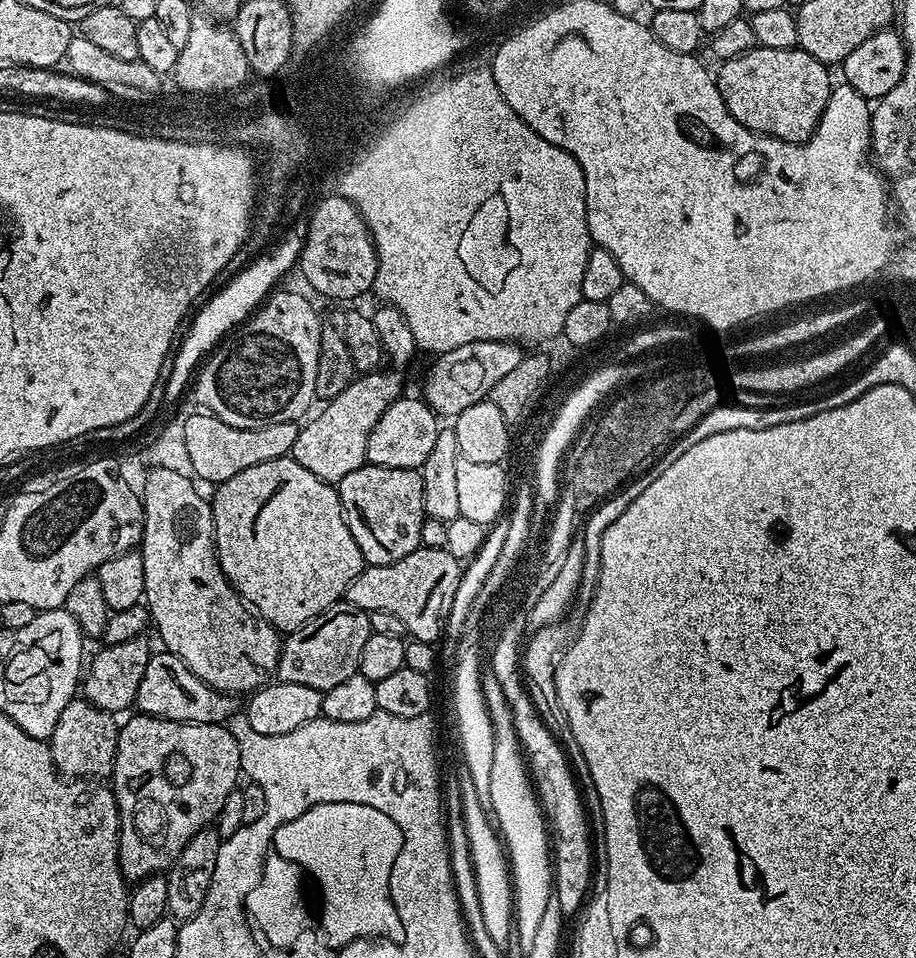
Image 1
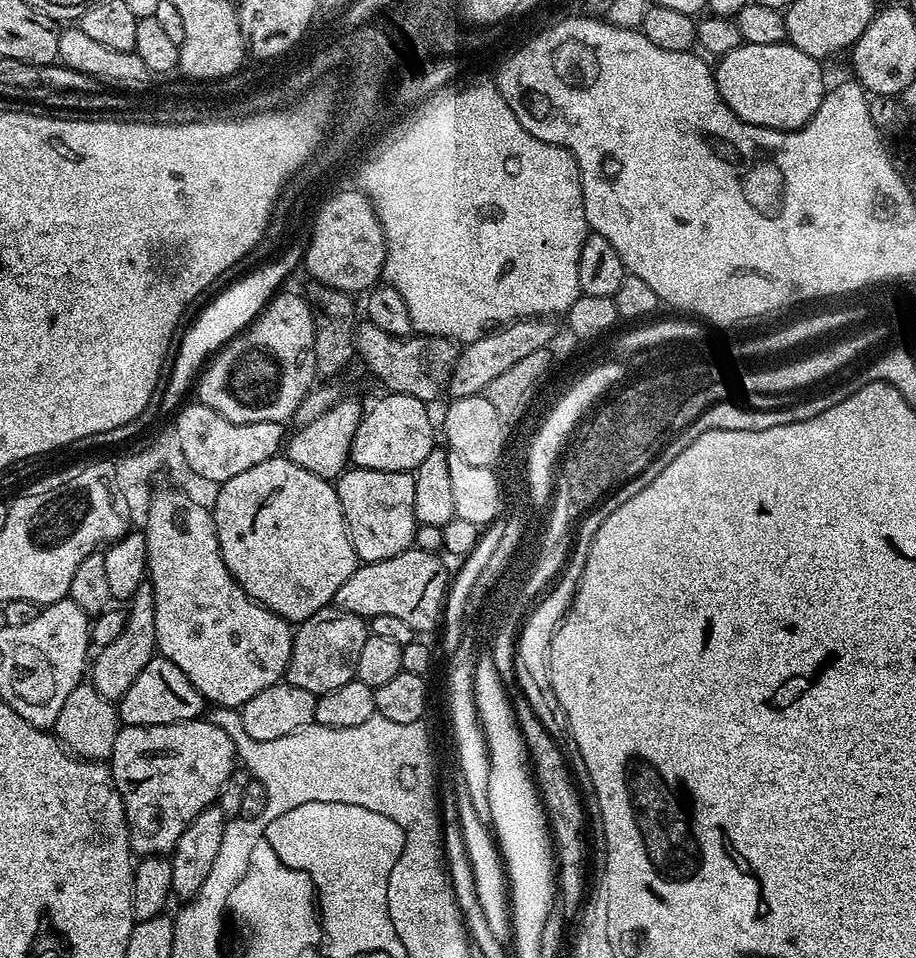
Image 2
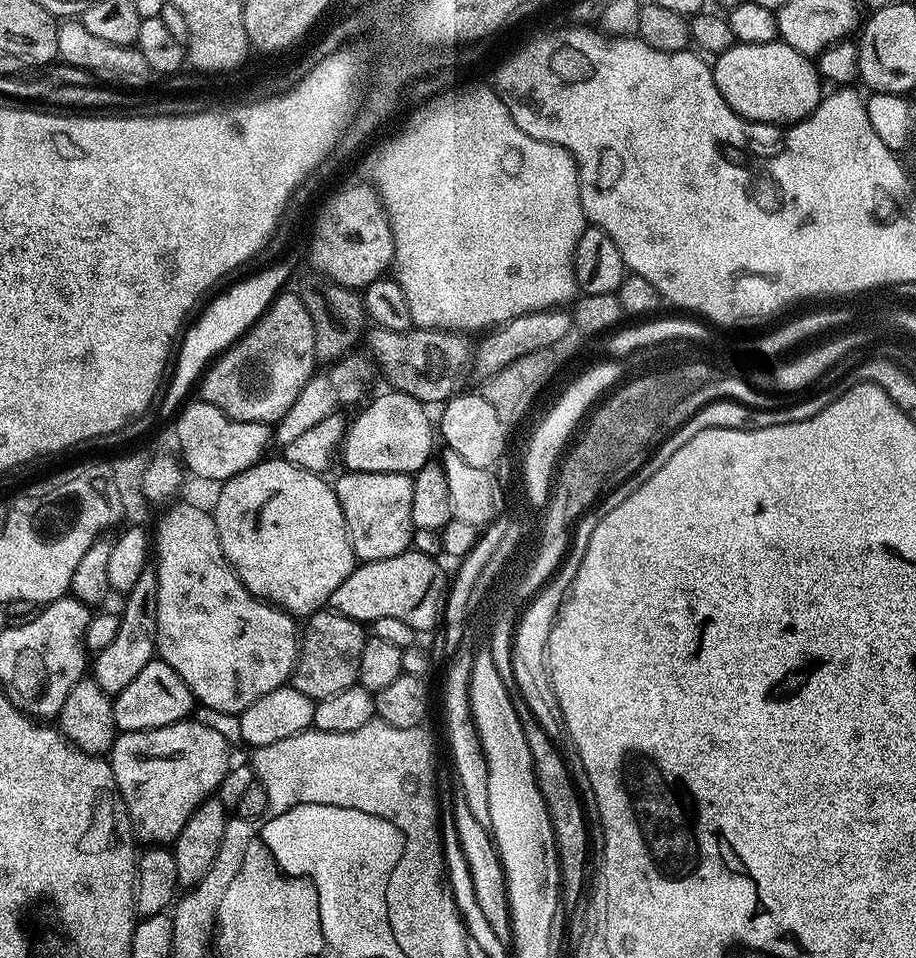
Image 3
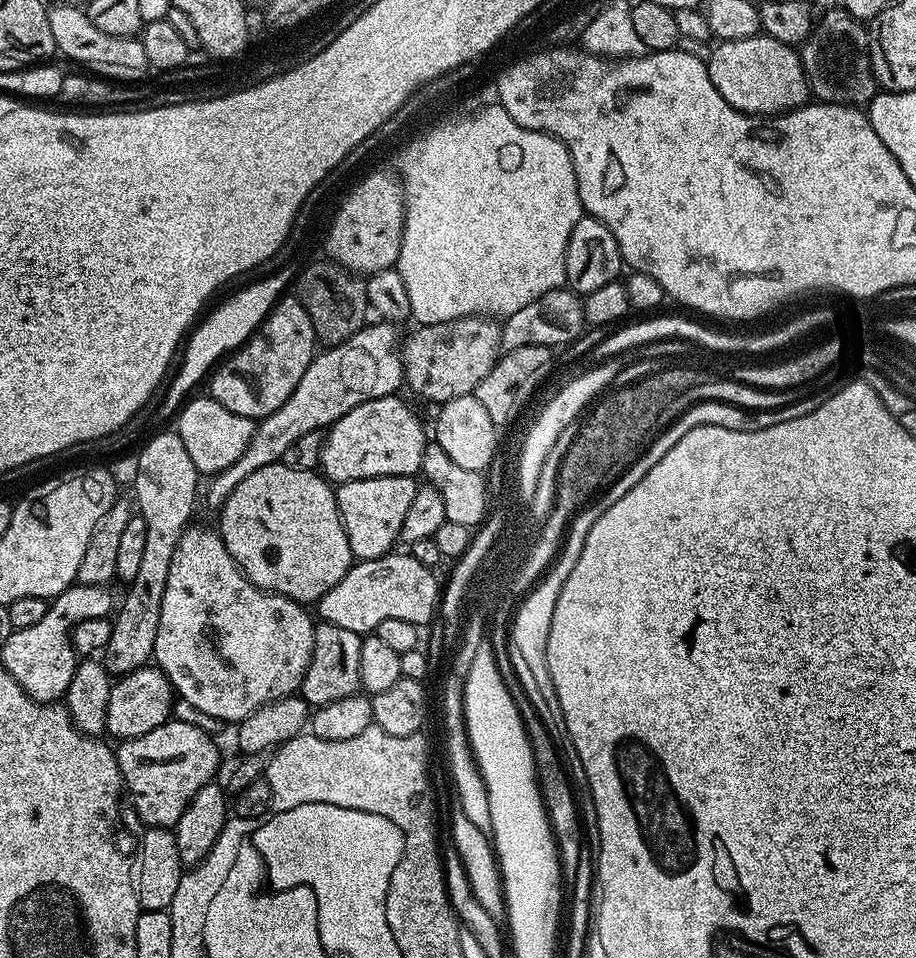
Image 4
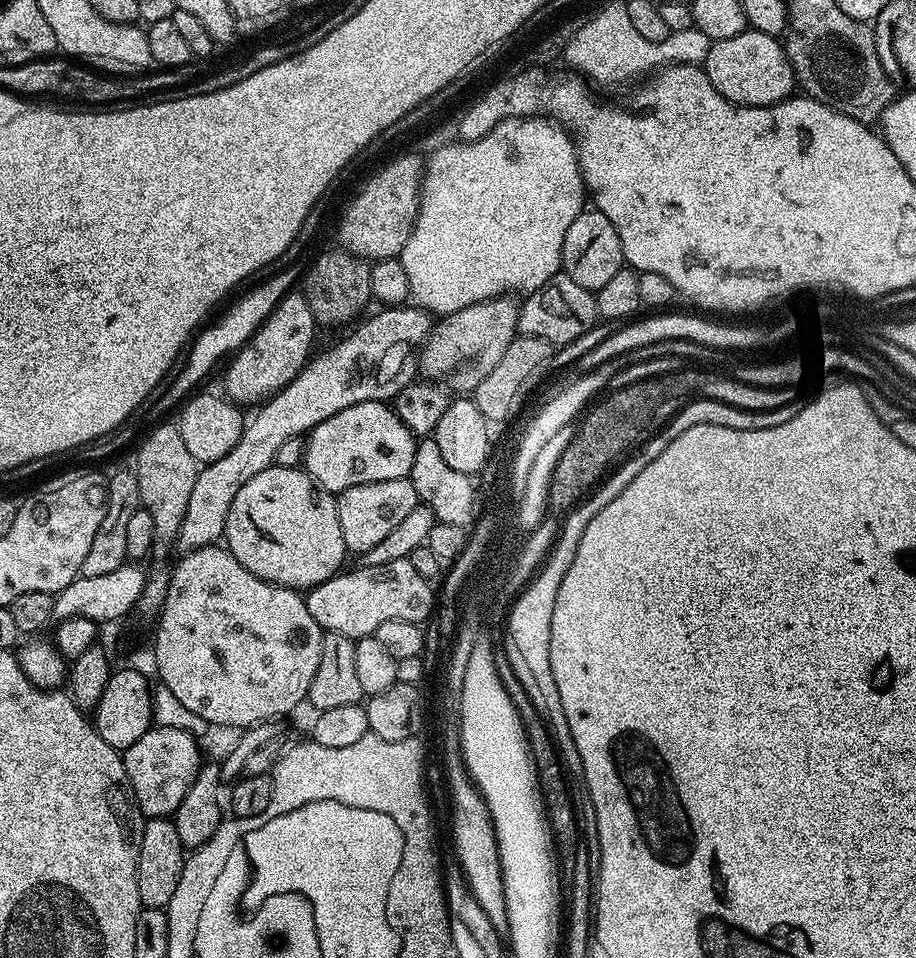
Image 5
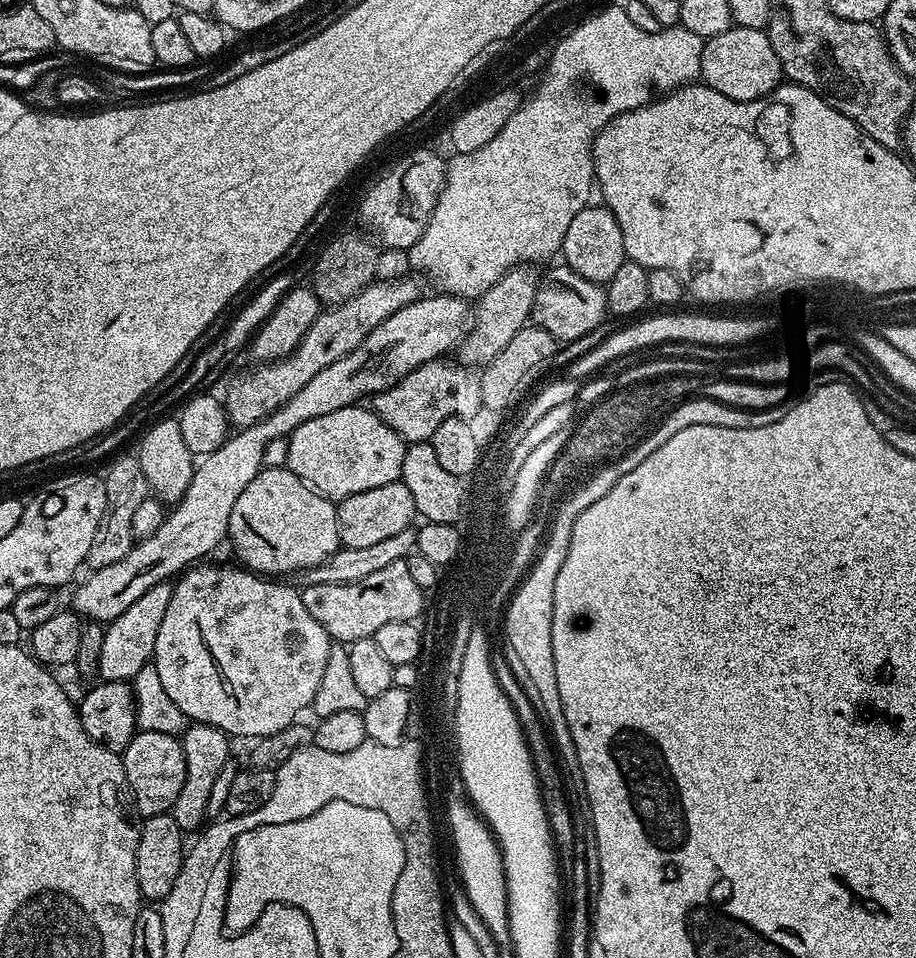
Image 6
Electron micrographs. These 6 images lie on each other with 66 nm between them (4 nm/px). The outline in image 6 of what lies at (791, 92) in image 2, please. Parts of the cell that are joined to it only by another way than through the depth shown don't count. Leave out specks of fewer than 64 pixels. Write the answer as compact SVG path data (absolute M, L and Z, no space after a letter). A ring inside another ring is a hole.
M728 28L704 42L699 79L731 100L762 100L771 97L782 83L778 54L770 46L765 29Z

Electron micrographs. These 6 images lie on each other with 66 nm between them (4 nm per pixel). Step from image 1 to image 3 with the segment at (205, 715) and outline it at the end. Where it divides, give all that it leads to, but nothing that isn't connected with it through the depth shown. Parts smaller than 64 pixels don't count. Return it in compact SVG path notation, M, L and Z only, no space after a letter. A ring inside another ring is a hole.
M153 658L141 672L126 686L126 690L115 693L112 701L114 722L120 732L141 732L161 728L189 719L194 712L192 691L178 678L178 674L166 661Z

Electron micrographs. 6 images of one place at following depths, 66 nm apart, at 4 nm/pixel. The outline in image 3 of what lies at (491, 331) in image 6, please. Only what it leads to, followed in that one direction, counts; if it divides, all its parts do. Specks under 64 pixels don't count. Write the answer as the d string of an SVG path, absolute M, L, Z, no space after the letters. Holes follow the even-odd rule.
M413 326L399 332L373 327L367 333L366 344L367 340L367 351L380 362L385 378L392 383L389 385L425 406L443 405L457 395L465 387L468 367L474 364L474 344L465 333L455 330Z

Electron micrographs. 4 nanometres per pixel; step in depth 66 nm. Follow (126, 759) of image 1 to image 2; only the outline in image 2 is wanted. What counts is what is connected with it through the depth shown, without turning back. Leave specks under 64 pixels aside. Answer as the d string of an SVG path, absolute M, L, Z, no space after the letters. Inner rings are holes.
M208 718L183 720L177 724L147 724L146 726L134 726L133 724L130 724L121 727L118 738L114 738L114 750L110 757L110 767L112 770L112 777L116 783L116 789L122 798L124 809L126 810L128 833L130 834L130 846L132 847L133 853L140 858L162 856L171 853L172 849L176 847L178 838L182 838L182 830L186 830L186 826L190 826L190 822L194 822L194 818L198 818L198 814L202 814L202 810L213 807L213 805L219 801L222 786L232 777L232 773L237 767L237 764L238 757L232 738L226 734L226 730L214 726L211 719Z

